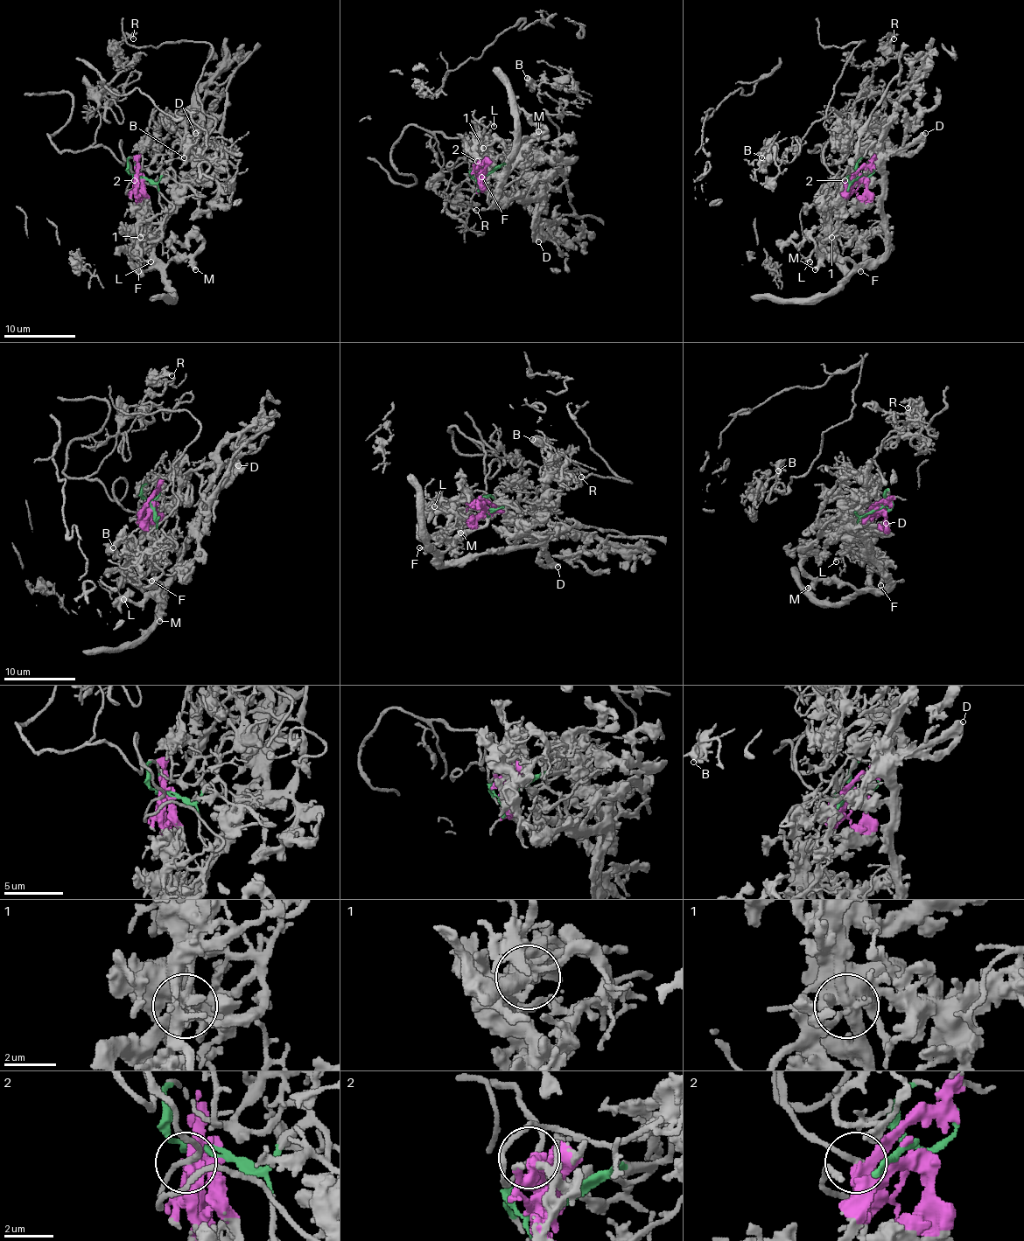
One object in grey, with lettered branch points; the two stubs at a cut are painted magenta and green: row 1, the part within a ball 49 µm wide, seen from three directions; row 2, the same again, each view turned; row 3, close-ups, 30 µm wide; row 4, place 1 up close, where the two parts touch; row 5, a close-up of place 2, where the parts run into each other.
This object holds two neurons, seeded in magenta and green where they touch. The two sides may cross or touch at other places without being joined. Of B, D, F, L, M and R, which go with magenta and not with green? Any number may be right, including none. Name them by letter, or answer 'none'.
D, F, M

